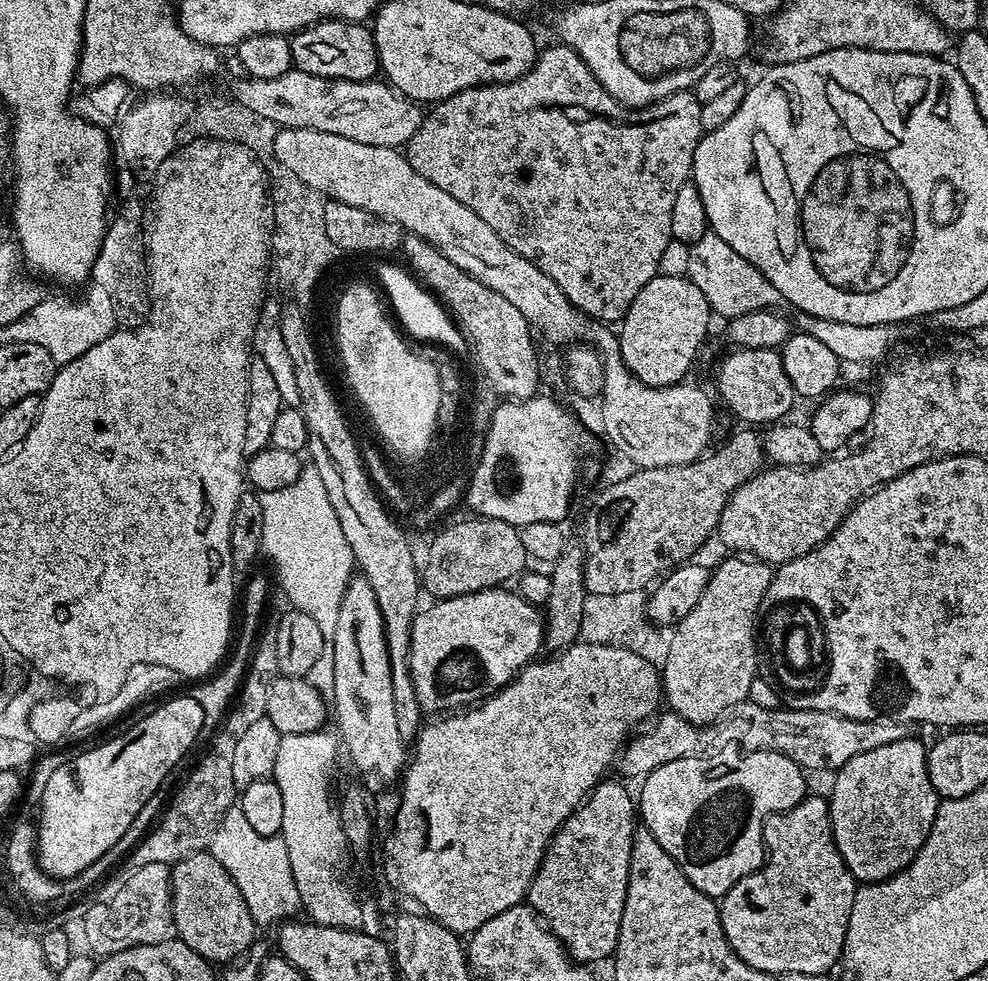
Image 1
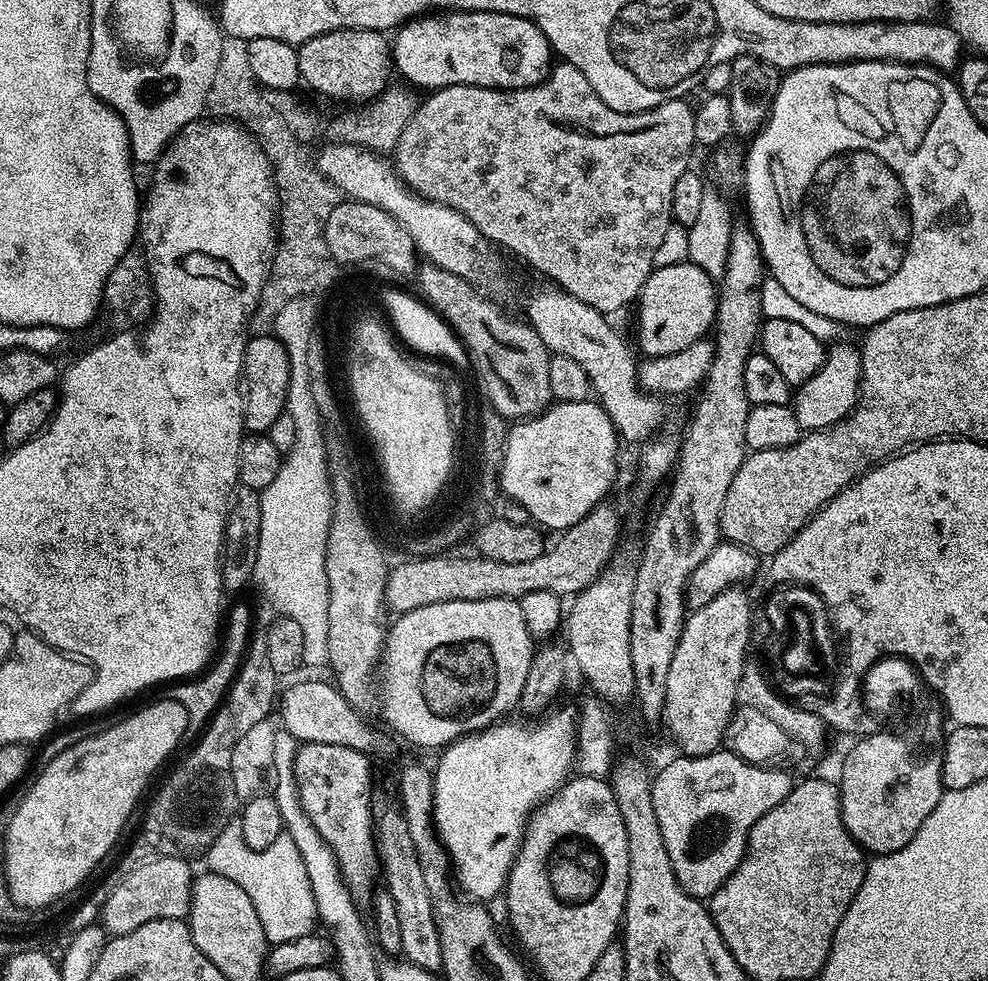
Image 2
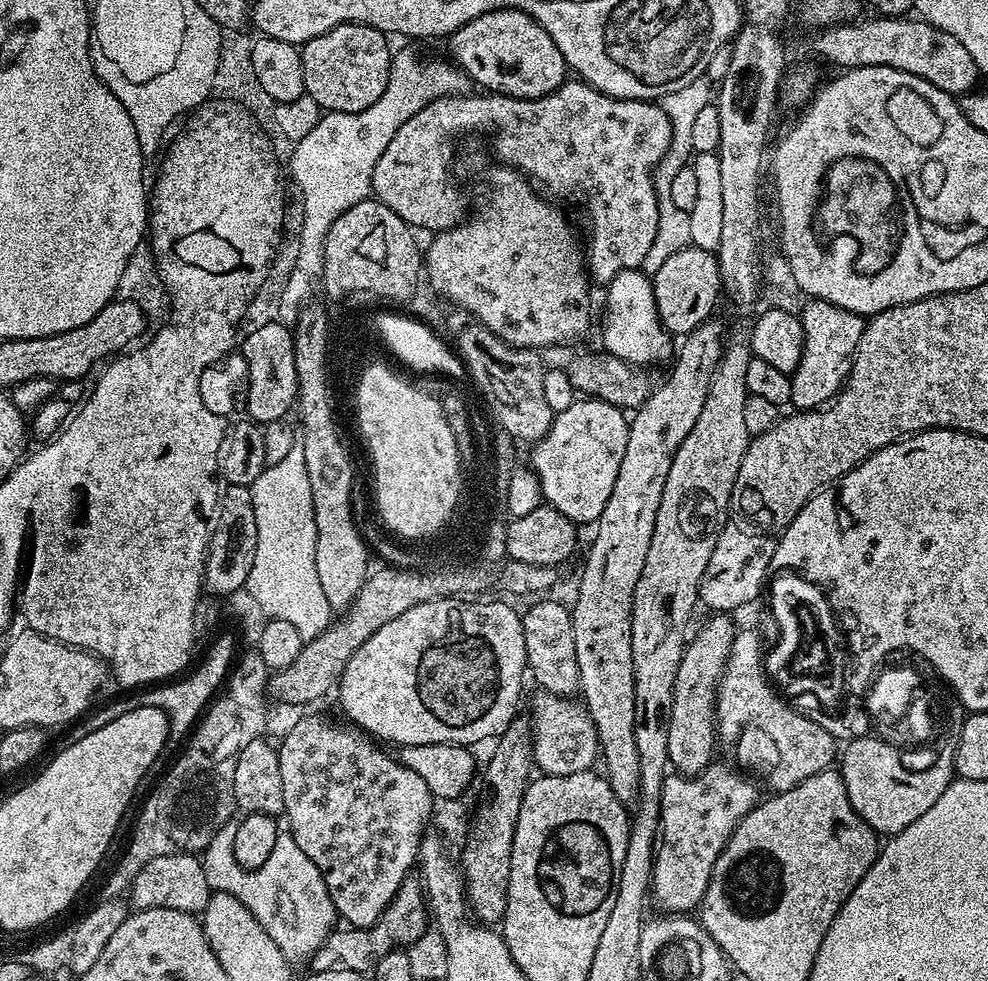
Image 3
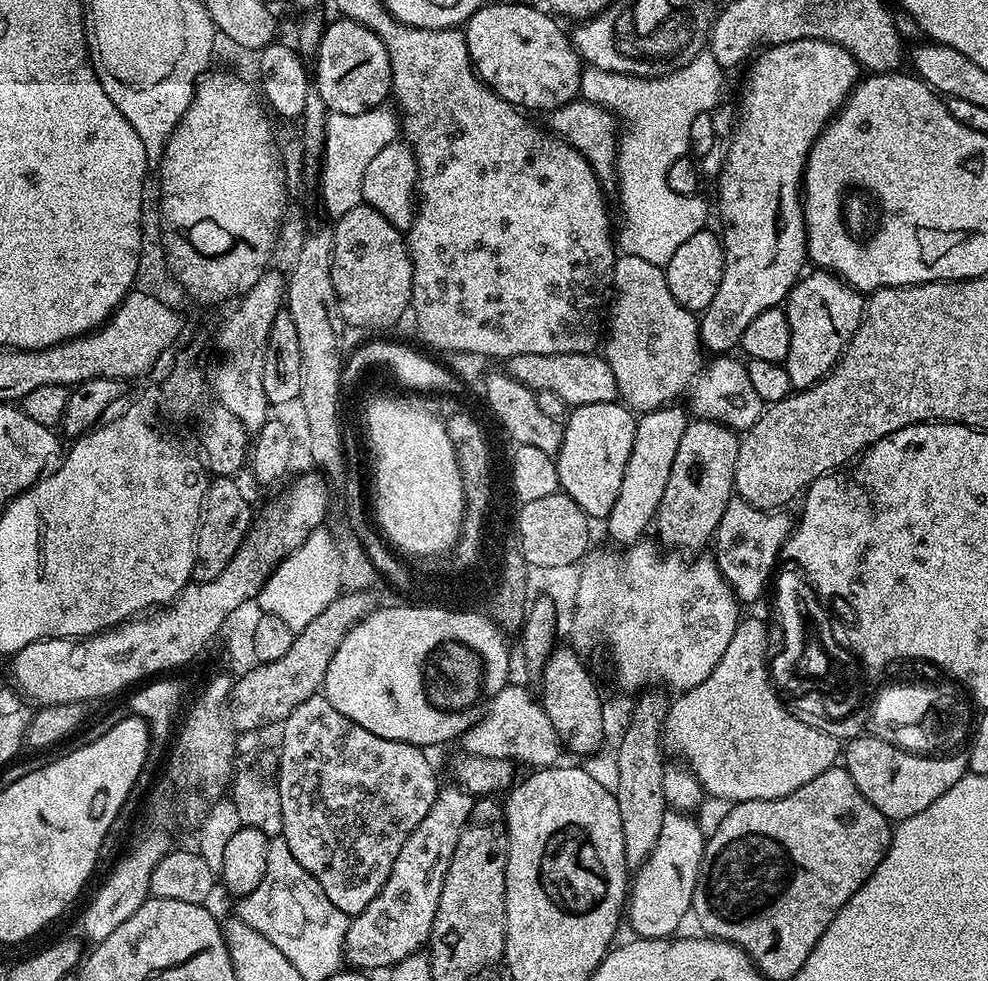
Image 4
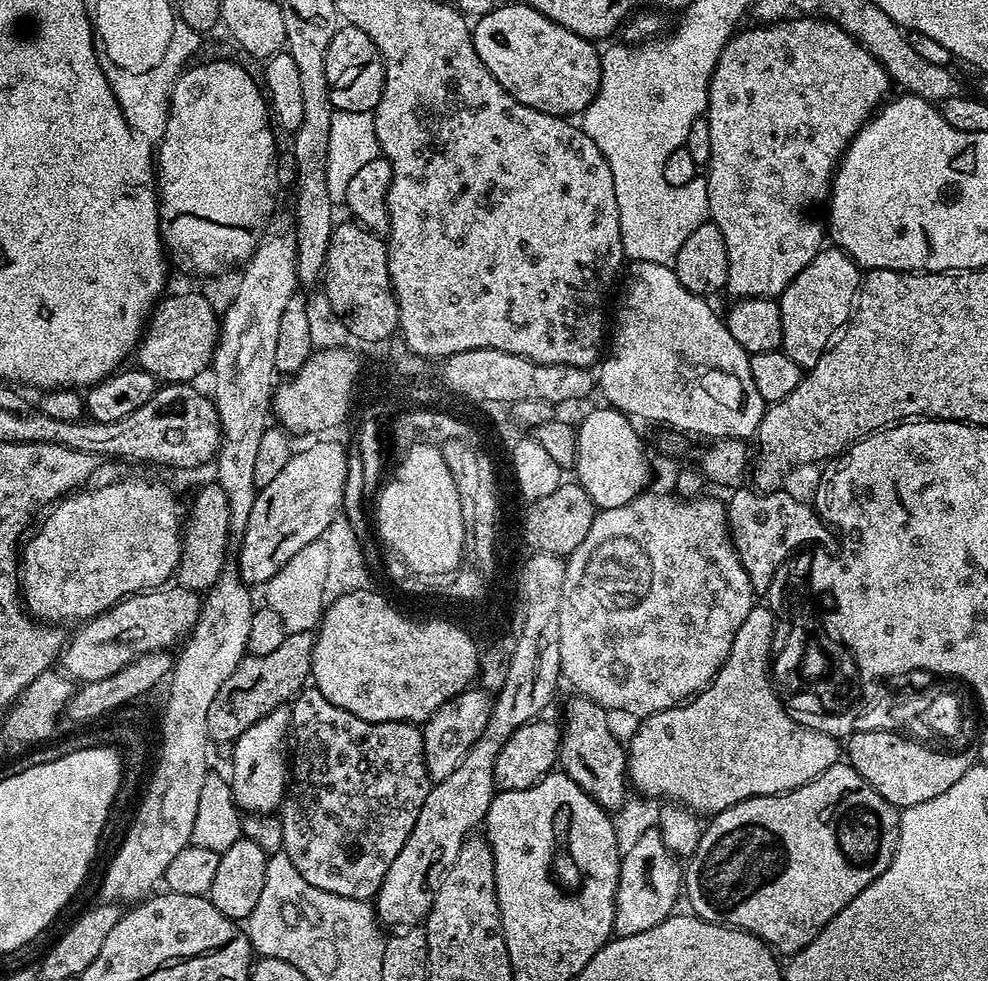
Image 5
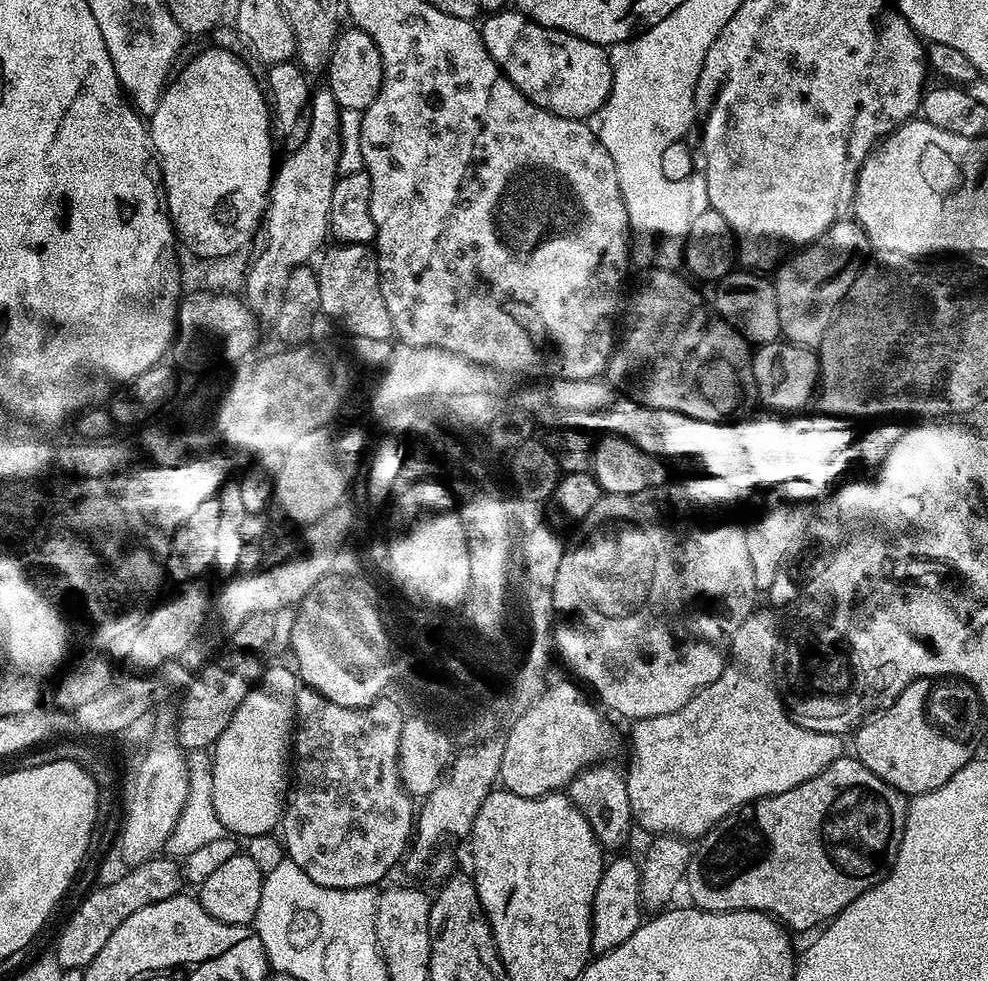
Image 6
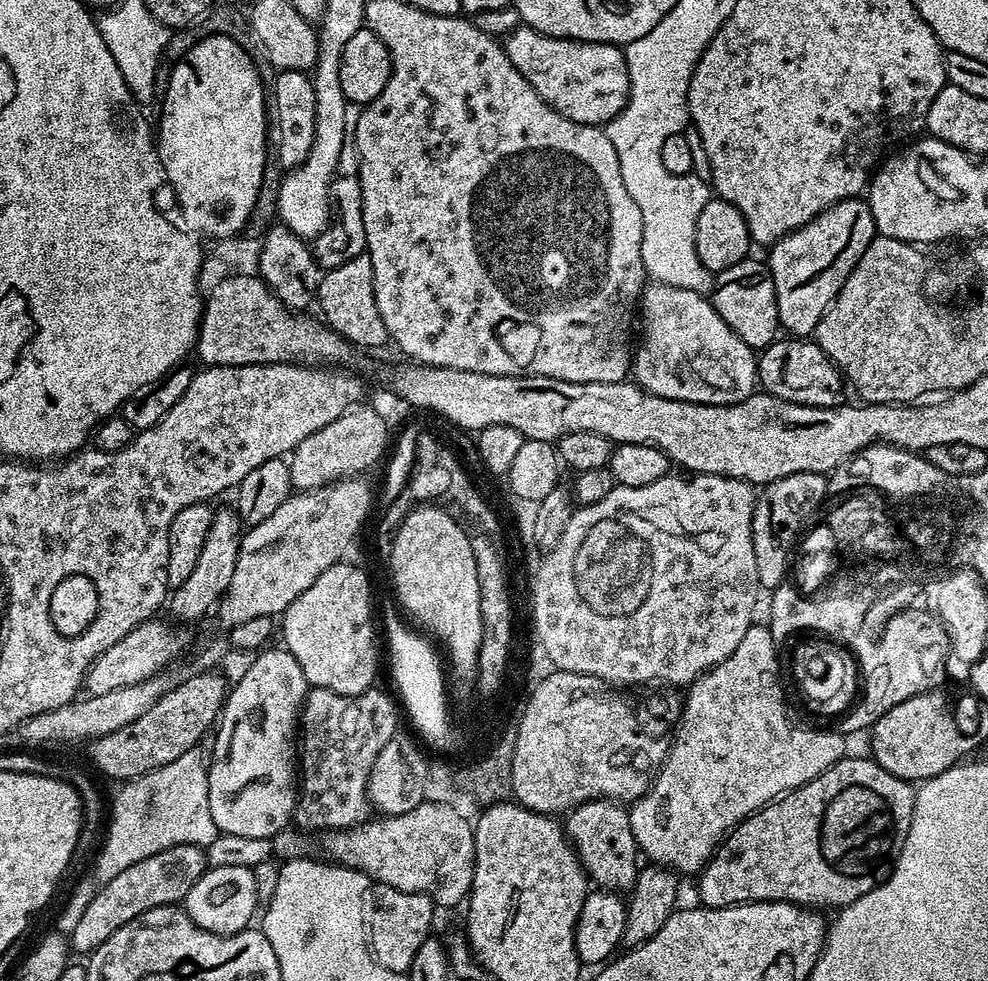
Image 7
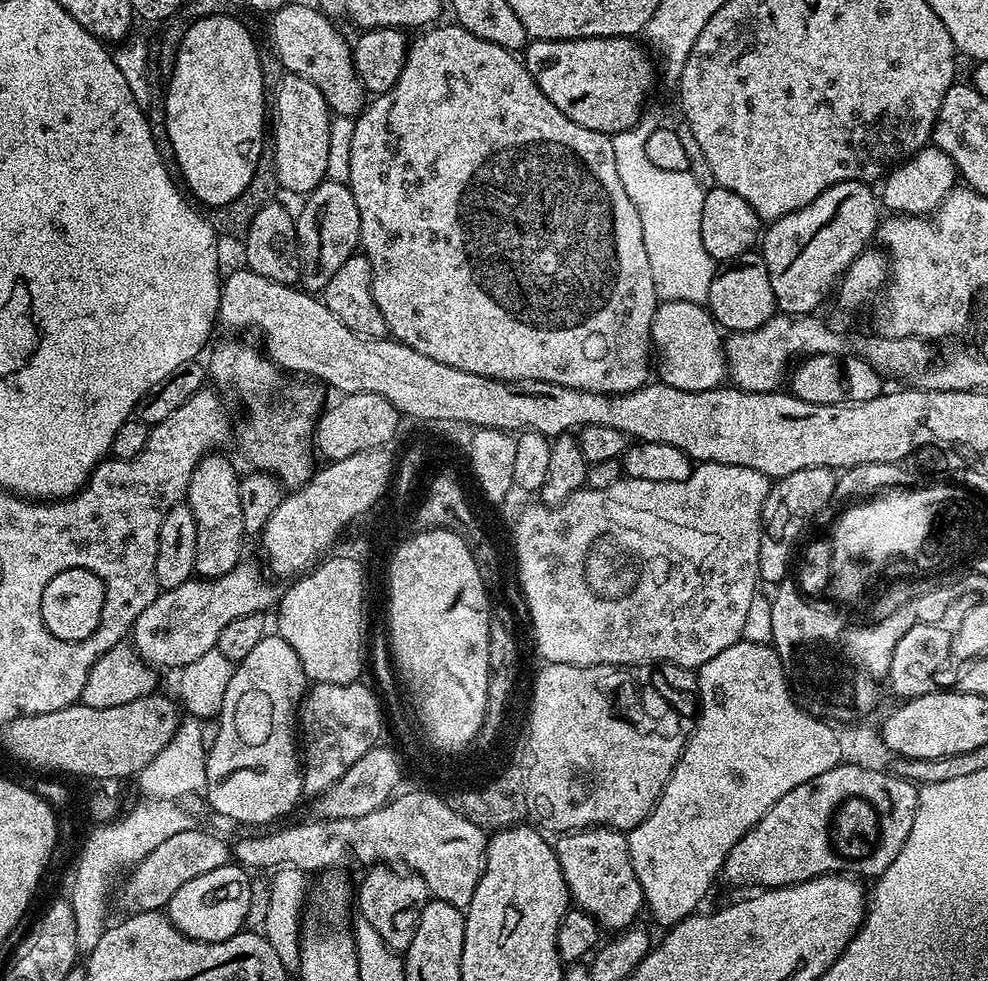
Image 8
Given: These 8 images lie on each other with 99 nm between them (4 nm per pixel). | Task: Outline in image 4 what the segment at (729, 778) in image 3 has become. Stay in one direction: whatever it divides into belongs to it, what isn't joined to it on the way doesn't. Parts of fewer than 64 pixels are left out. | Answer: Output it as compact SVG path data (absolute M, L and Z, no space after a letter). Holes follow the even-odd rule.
M665 811L662 822L662 834L658 834L658 842L650 854L650 858L641 867L635 869L630 880L630 891L626 901L626 924L633 928L637 937L646 940L663 940L681 931L680 923L684 915L692 912L692 899L698 882L698 874L704 857L704 841L706 832L692 821L691 815L683 812Z

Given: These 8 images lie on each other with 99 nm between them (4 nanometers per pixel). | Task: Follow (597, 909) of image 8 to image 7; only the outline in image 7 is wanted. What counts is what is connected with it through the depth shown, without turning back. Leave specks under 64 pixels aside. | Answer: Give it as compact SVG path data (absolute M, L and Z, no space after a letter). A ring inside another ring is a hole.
M587 800L563 817L562 827L576 850L576 857L597 889L617 894L627 893L634 886L638 849L634 830L630 830L629 809L614 800Z

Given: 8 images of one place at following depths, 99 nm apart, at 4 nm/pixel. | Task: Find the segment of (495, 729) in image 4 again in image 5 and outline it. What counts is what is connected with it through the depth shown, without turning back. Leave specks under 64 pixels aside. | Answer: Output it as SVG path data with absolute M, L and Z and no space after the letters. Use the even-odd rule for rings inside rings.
M483 690L461 692L455 700L450 700L439 708L423 725L424 768L428 772L429 781L450 778L450 774L454 774L454 770L462 766L462 758L470 754L474 742L478 742L478 738L483 736L493 705L489 693Z

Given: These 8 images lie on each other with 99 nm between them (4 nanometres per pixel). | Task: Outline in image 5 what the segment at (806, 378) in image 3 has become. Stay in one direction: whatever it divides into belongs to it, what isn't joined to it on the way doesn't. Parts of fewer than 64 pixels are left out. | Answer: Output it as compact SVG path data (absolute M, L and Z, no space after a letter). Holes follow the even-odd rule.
M825 246L778 298L782 314L780 348L801 370L814 367L818 358L822 358L822 354L828 351L838 333L847 325L861 279L859 264L855 264L840 248Z

